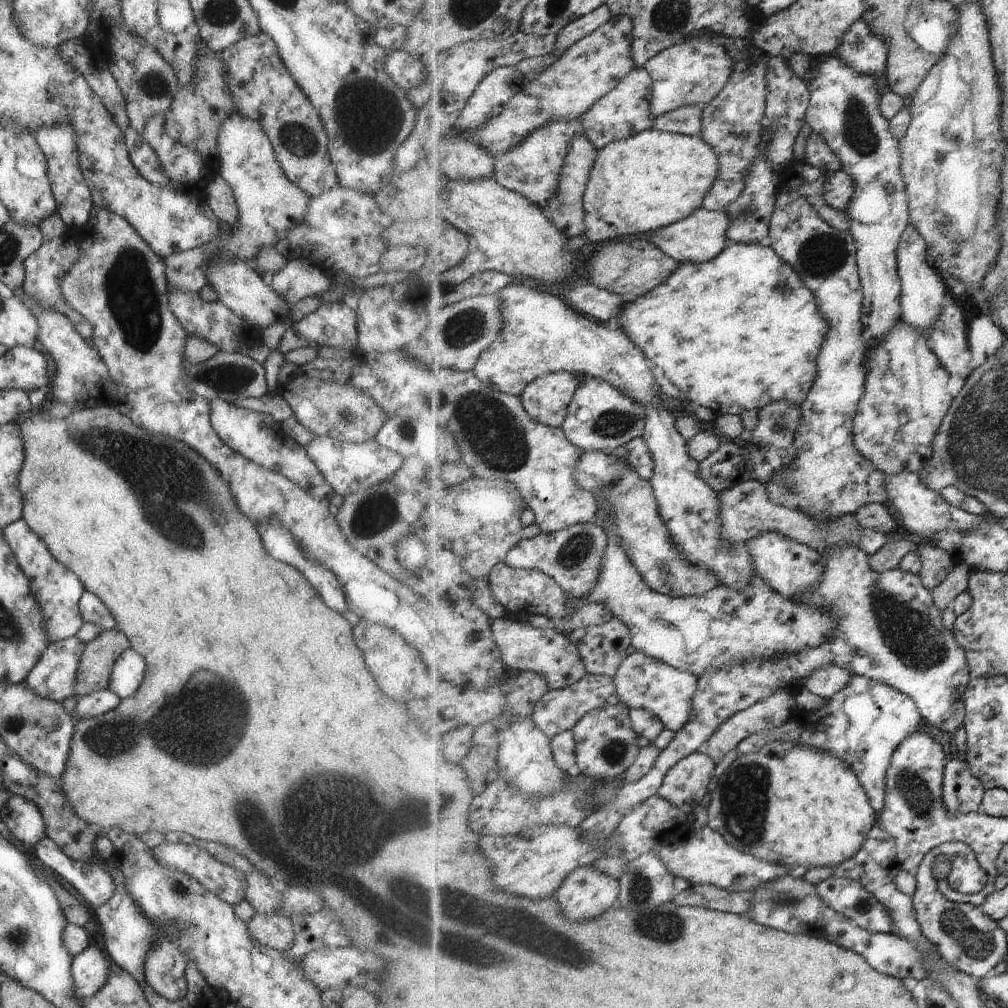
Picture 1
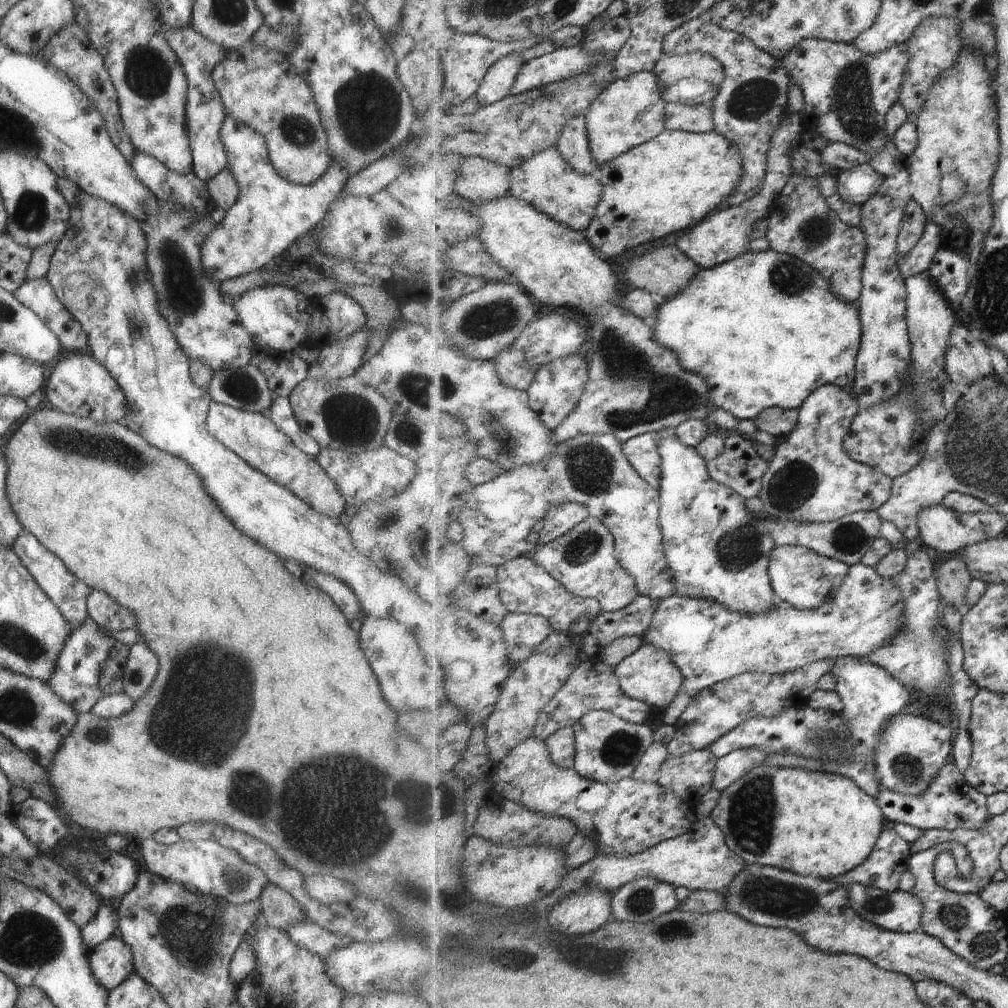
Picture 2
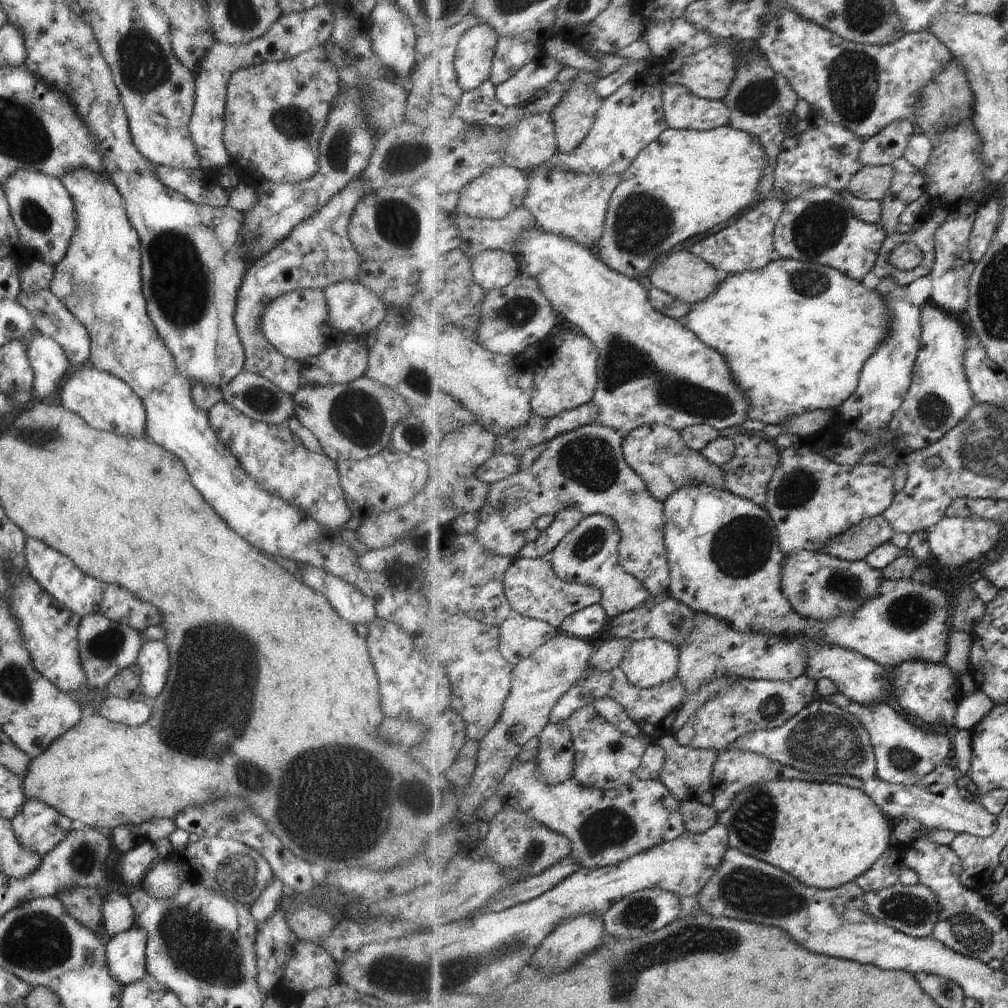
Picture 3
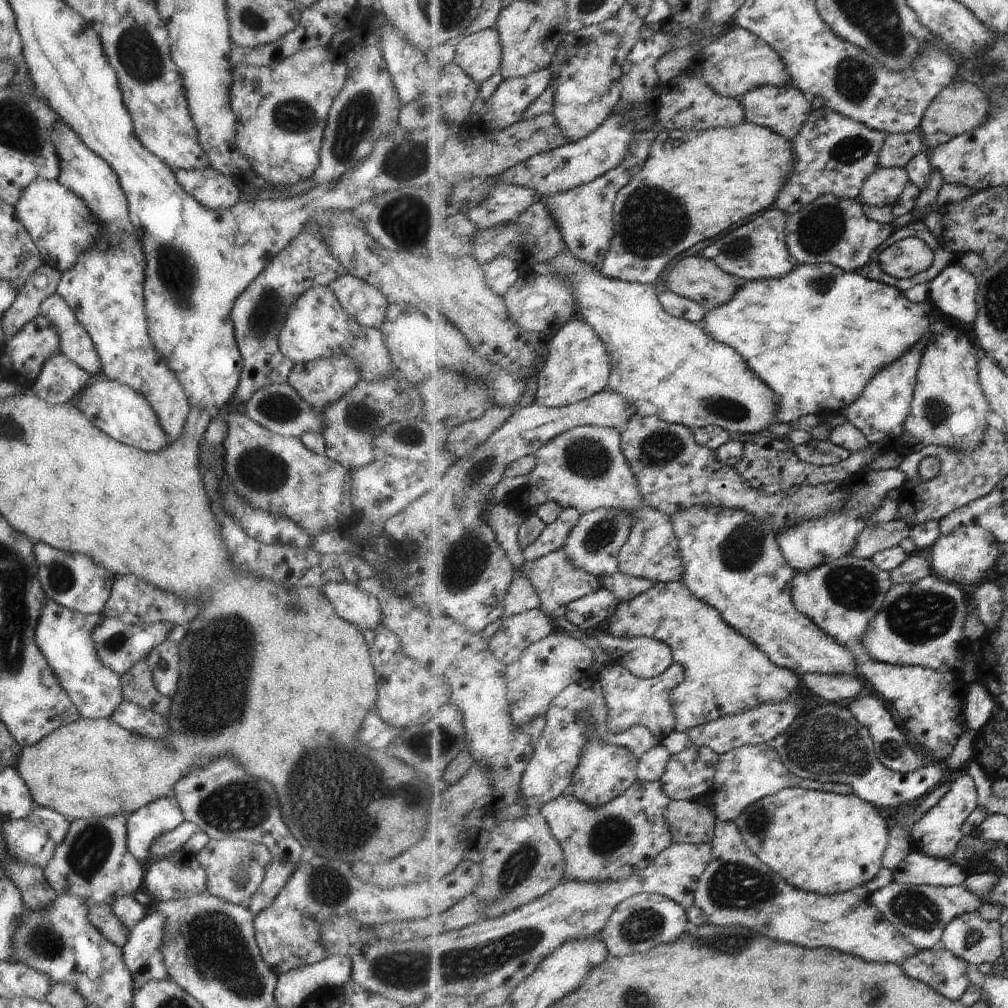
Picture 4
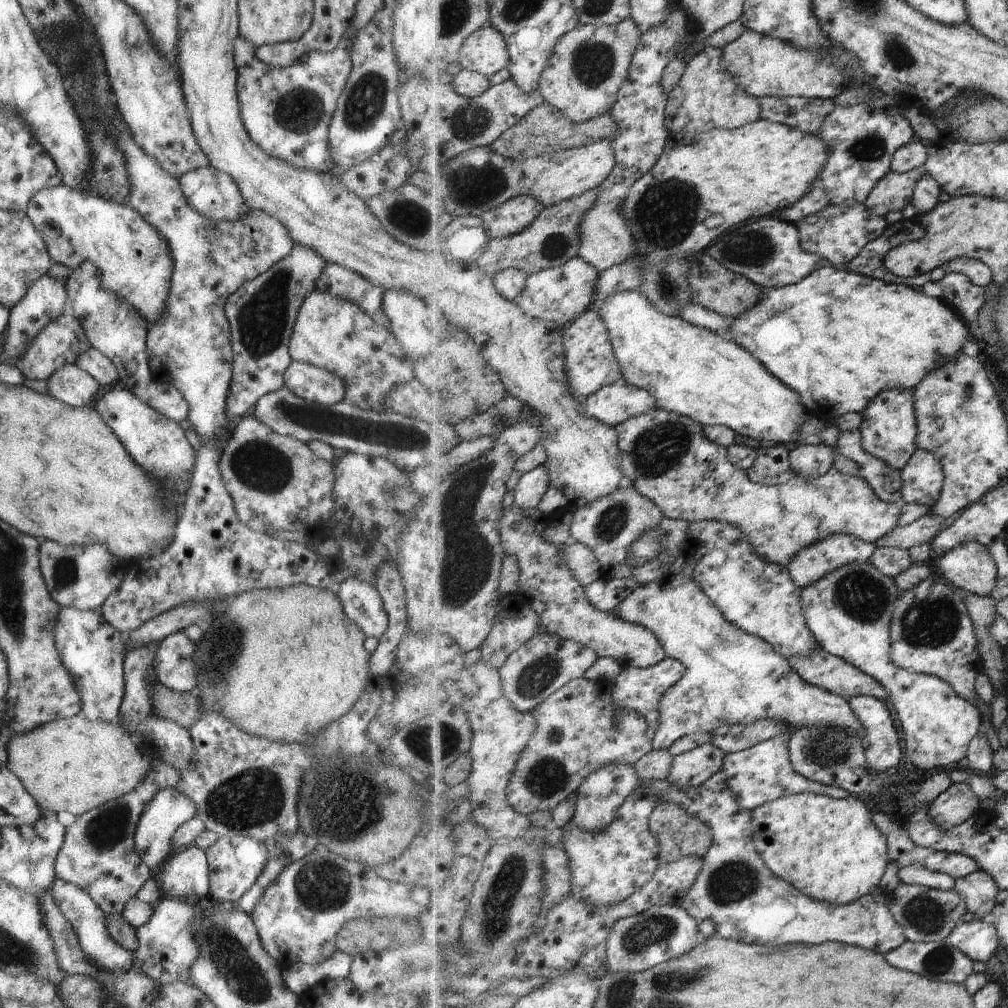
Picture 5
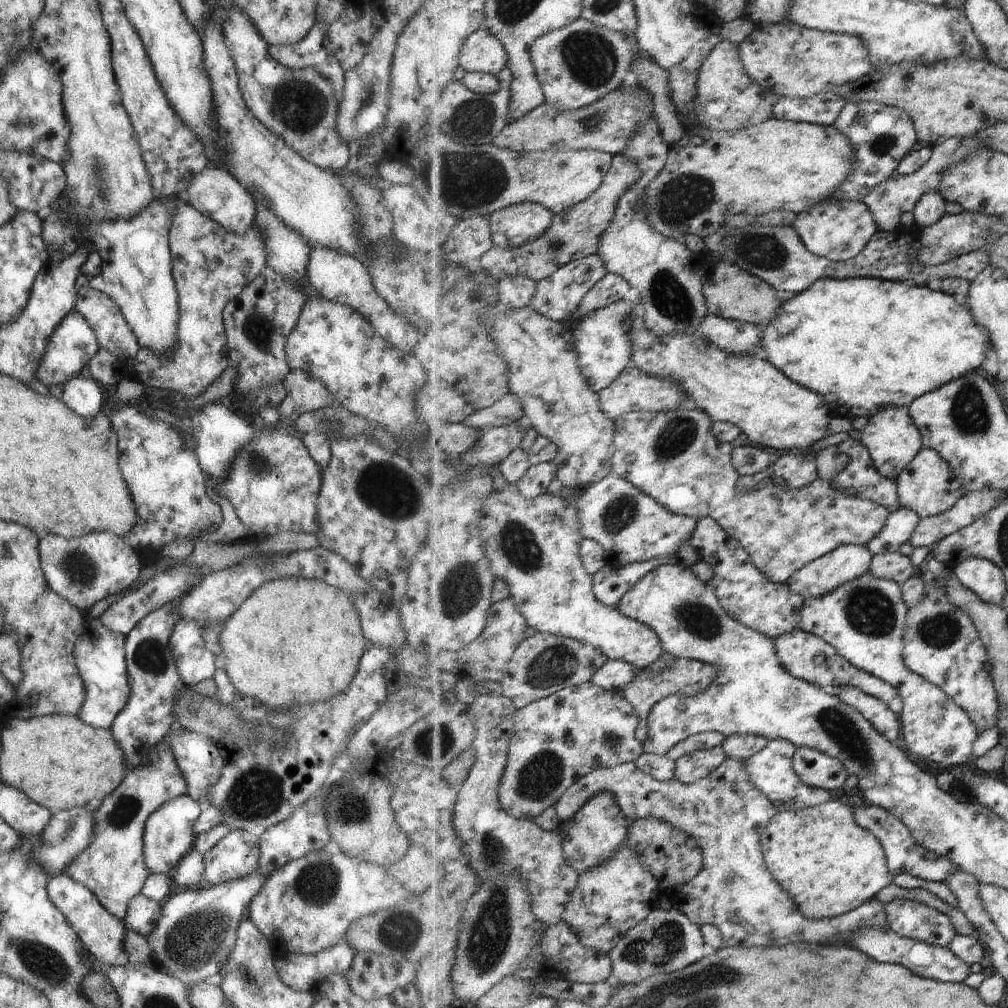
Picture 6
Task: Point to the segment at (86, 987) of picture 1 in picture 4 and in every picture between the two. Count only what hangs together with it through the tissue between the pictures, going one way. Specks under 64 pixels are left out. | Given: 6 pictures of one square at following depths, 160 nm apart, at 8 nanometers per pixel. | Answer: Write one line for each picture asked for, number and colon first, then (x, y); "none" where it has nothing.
2: (110, 961)
3: (125, 958)
4: (141, 954)

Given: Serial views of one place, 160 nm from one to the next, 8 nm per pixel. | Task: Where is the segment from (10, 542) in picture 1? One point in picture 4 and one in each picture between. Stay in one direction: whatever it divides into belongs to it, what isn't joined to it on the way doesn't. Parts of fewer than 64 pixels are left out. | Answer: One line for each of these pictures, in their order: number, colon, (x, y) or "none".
2: (68, 593)
3: (57, 575)
4: (74, 580)

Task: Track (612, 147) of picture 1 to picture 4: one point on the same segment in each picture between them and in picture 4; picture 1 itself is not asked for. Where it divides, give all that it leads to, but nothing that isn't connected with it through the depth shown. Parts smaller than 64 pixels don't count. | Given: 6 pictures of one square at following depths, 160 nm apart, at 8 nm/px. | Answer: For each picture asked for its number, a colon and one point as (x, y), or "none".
2: (671, 183)
3: (685, 183)
4: (695, 185)

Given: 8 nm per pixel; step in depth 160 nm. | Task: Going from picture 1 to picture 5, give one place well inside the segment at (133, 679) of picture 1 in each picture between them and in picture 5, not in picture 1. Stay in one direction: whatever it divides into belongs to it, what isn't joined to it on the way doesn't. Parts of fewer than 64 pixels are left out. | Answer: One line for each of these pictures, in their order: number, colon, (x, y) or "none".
2: (141, 665)
3: (152, 659)
4: (162, 660)
5: (173, 665)

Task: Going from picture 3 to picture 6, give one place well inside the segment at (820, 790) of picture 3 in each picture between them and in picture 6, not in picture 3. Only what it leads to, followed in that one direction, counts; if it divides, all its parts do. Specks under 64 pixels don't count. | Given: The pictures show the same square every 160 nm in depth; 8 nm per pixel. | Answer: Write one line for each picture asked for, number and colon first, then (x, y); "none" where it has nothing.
4: (826, 843)
5: (830, 849)
6: (830, 865)

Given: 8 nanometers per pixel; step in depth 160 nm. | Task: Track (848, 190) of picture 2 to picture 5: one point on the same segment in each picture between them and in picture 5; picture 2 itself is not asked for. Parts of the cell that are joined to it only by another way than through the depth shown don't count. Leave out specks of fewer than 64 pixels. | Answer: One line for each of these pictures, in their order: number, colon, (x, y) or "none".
3: (872, 183)
4: (884, 187)
5: (892, 194)

